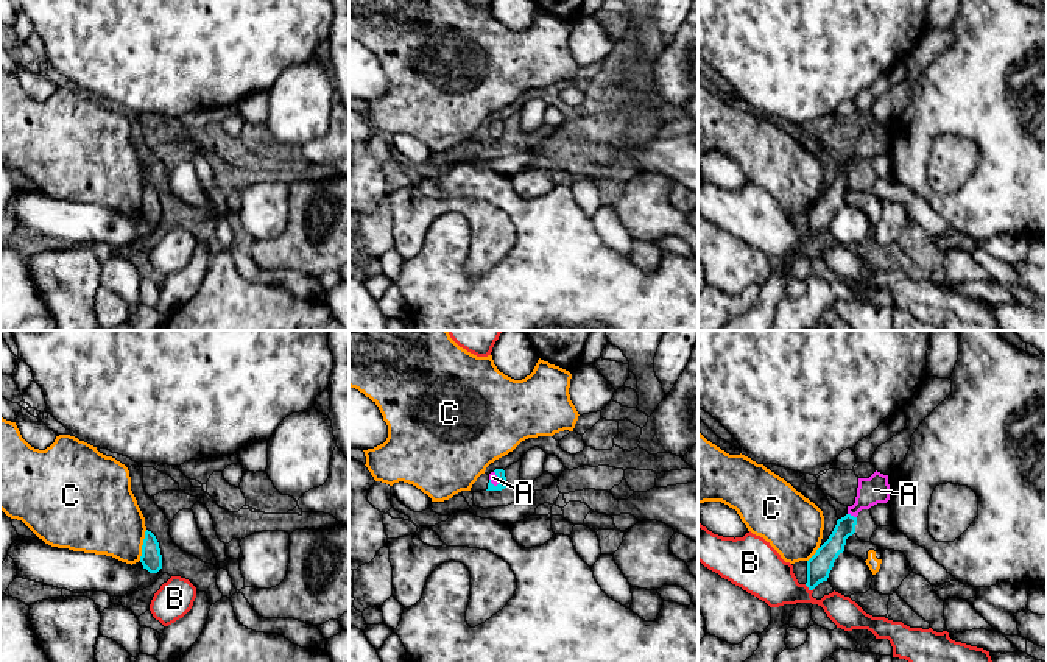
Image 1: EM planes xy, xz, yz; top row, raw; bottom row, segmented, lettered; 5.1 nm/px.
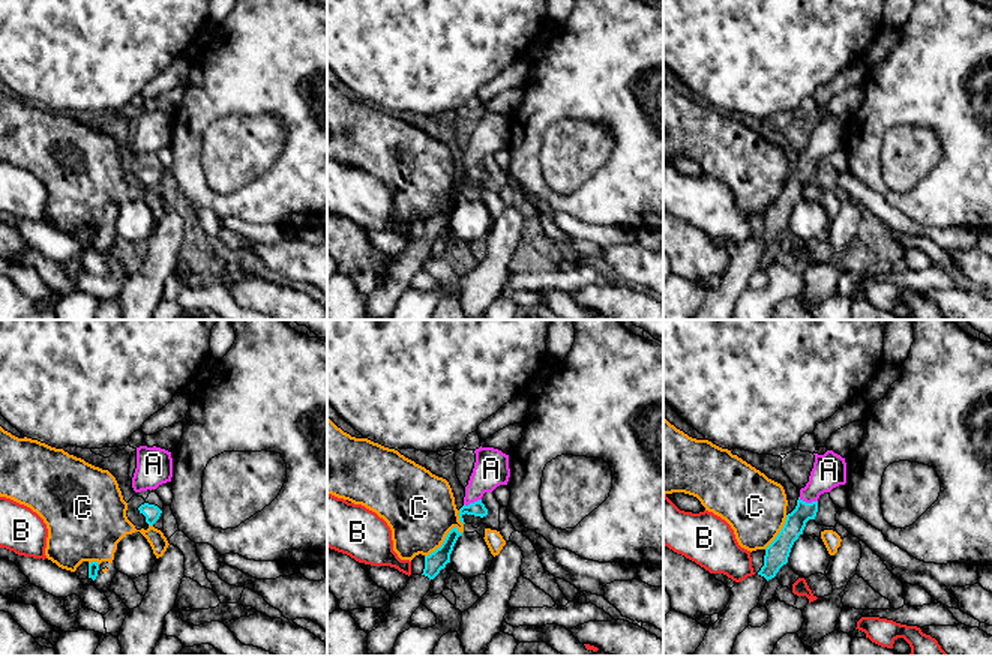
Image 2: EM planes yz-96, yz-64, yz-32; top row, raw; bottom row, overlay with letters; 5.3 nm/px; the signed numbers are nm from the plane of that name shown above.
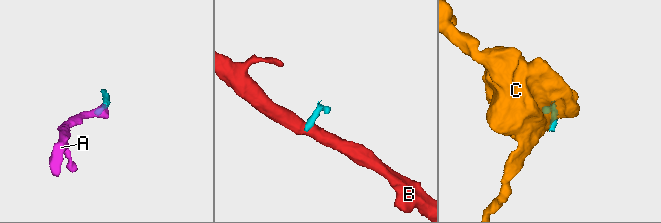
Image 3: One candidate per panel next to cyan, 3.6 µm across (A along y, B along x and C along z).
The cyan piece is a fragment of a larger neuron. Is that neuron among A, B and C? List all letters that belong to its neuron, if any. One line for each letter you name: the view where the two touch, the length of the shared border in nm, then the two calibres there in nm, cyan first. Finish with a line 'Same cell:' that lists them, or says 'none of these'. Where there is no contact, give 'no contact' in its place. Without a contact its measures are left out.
A: meets cyan in yz; contact 50 nm long; 110 nm thick on the cyan side, 140 nm on the other
Same cell: A

